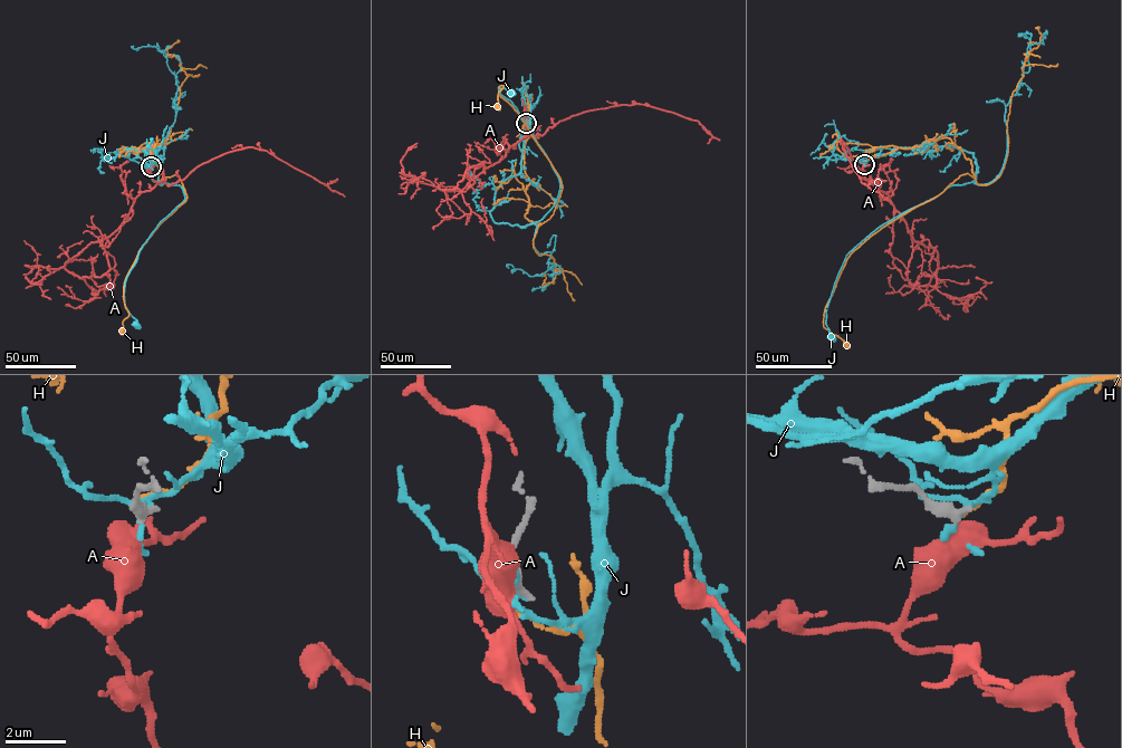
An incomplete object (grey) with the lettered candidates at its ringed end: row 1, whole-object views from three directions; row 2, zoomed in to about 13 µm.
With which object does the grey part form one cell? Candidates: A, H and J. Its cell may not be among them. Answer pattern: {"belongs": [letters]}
{"belongs": ["A"]}

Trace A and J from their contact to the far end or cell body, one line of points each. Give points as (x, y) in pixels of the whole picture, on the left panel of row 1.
A: (151, 166), (156, 184), (136, 197), (123, 223), (66, 264), (80, 278), (102, 277), (109, 269), (93, 216)
J: (151, 166), (146, 151), (115, 152), (185, 197), (127, 277), (136, 325)

